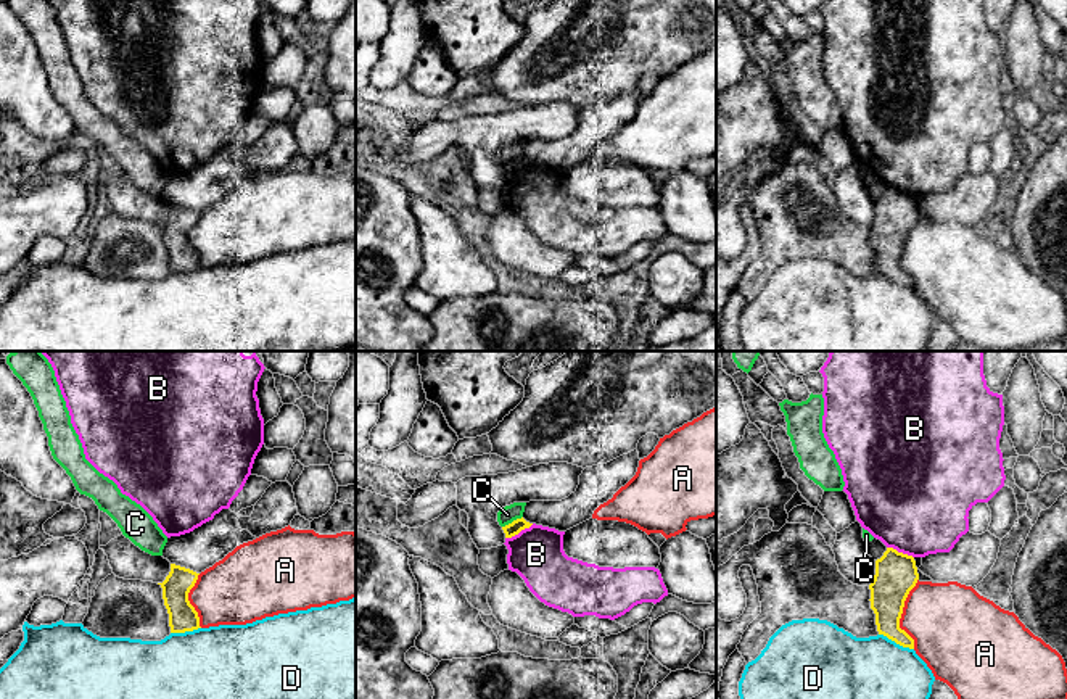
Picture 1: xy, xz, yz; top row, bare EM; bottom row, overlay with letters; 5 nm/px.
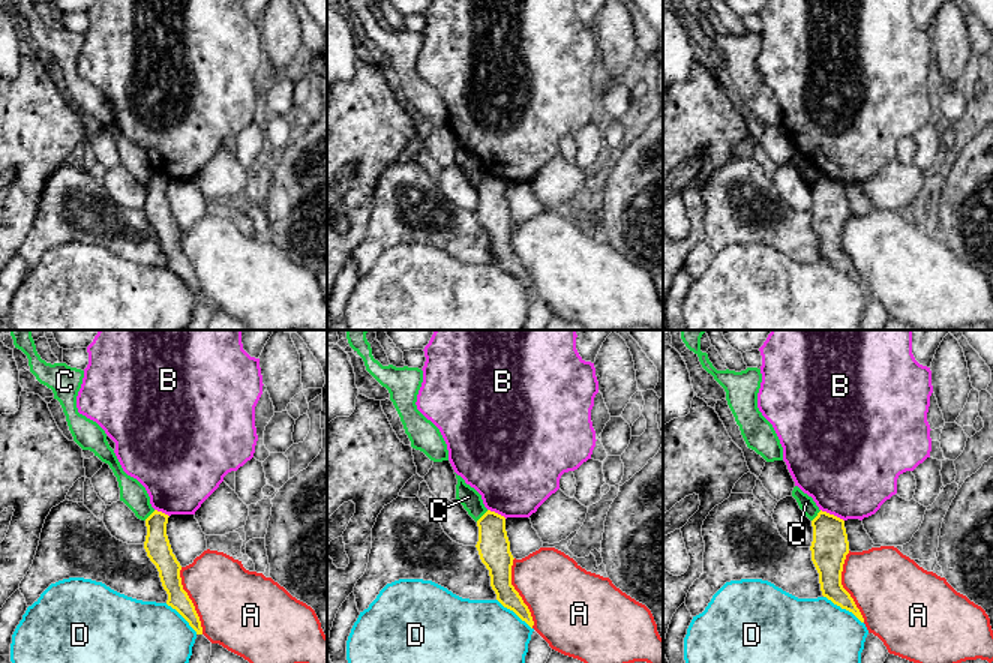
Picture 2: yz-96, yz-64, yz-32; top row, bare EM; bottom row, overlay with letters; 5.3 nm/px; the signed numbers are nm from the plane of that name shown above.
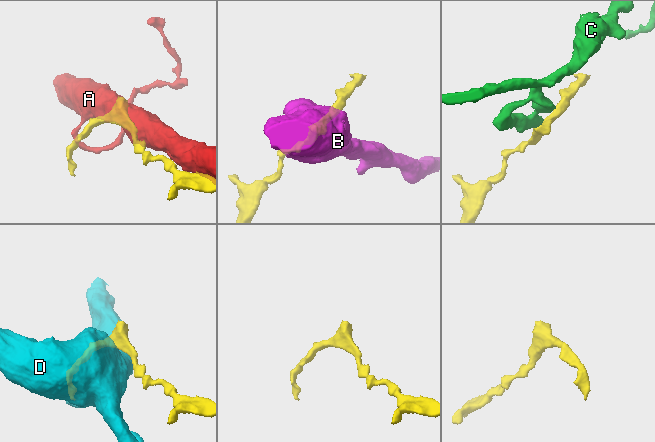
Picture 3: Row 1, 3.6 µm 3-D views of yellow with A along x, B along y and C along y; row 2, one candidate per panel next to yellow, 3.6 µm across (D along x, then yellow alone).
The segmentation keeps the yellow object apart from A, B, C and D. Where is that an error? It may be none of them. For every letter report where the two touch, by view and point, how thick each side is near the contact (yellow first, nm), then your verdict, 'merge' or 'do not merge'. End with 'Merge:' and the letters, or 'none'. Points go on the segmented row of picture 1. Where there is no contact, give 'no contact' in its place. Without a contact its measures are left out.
A: yz (902, 612) | 200/400 nm | do not merge
B: xz (519, 532) | 70/280 nm | do not merge
C: xz (514, 521) | 70/90 nm | do not merge
D: yz (897, 643) | 180/320 nm | do not merge
Merge: none

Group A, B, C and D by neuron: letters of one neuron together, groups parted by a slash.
A / B / C / D

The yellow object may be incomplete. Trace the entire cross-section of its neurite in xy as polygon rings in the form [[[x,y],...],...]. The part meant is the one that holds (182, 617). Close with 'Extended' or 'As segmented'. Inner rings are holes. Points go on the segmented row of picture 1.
[[[171,564],[171,572],[163,583],[164,606],[169,614],[171,633],[185,633],[201,628],[200,617],[188,601],[188,593],[198,580],[196,572]]]. As segmented

